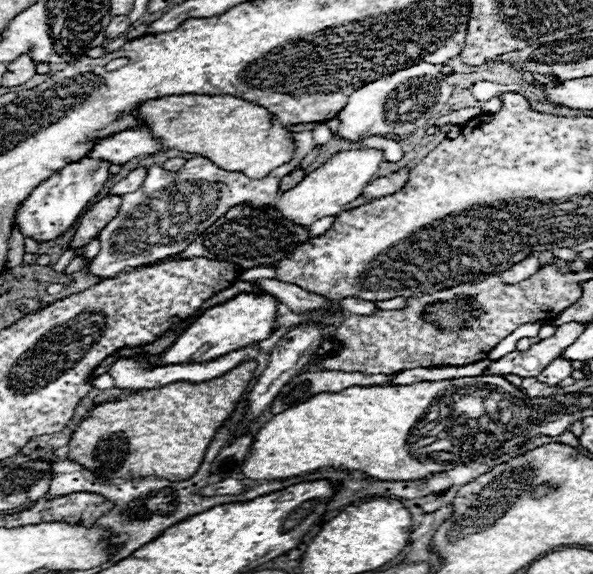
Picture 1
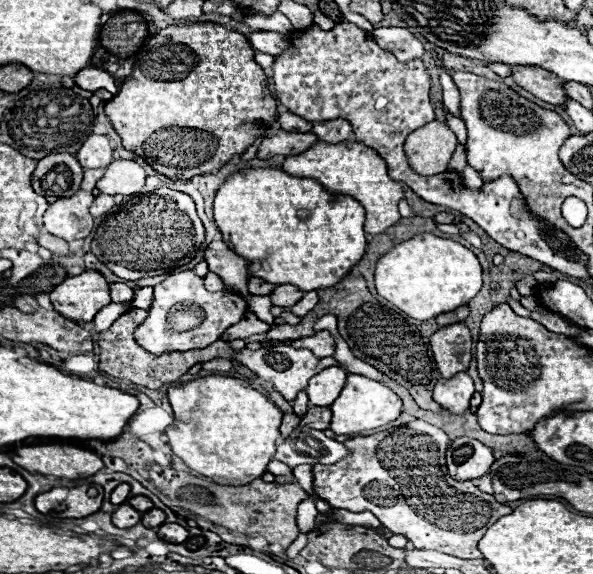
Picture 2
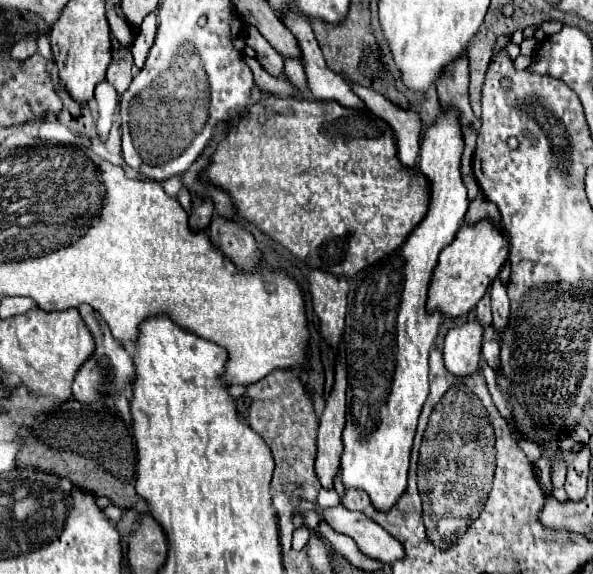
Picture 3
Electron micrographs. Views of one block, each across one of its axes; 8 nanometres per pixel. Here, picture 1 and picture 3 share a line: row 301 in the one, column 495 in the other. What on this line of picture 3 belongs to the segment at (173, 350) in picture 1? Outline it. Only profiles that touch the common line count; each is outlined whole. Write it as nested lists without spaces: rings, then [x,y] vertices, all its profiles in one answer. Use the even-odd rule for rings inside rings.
[[[482,220],[474,226],[462,224],[452,244],[448,244],[440,254],[438,266],[432,274],[426,310],[440,312],[442,316],[450,318],[460,318],[462,314],[474,310],[474,306],[486,294],[488,284],[498,276],[506,258],[508,258],[508,240],[488,220]]]

